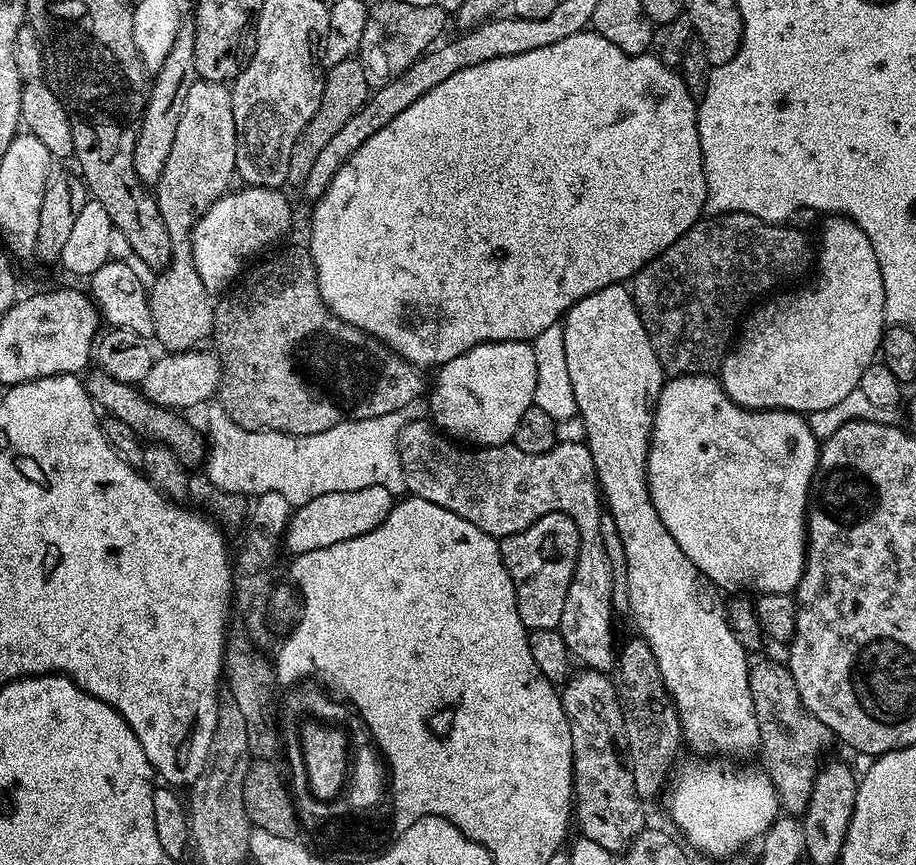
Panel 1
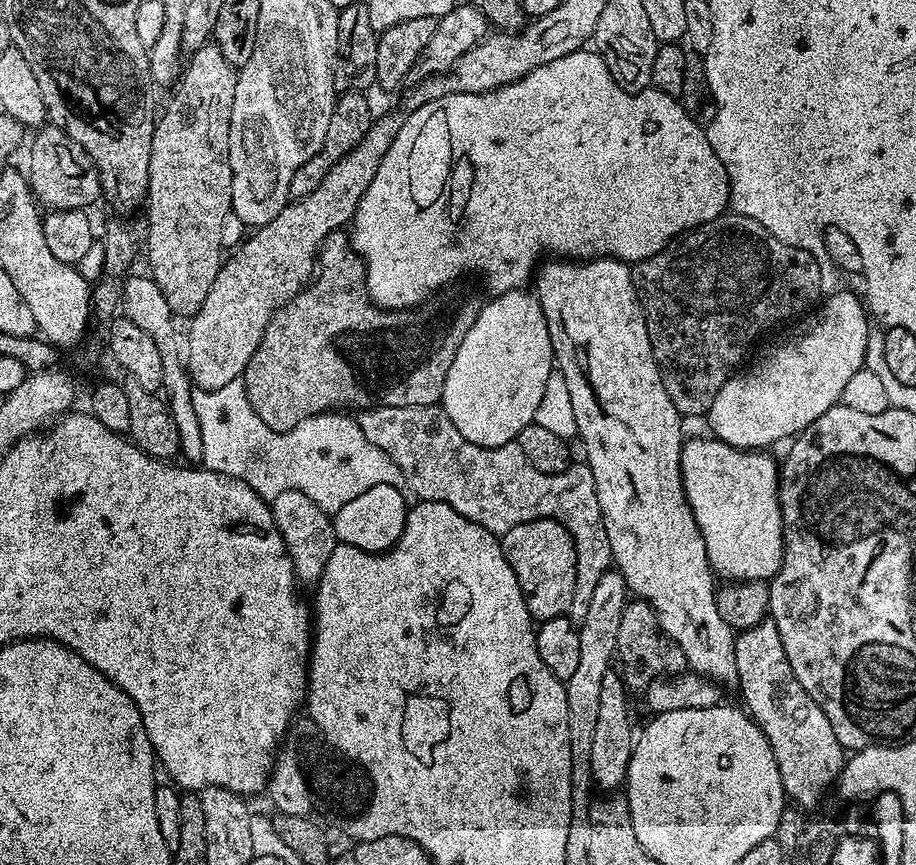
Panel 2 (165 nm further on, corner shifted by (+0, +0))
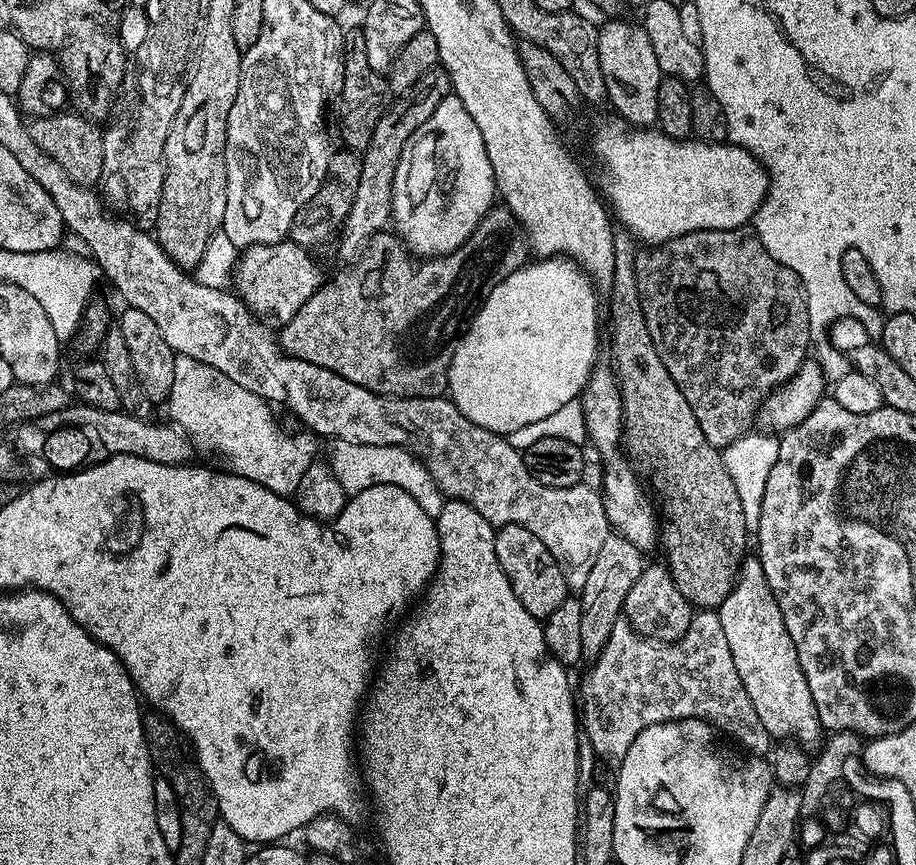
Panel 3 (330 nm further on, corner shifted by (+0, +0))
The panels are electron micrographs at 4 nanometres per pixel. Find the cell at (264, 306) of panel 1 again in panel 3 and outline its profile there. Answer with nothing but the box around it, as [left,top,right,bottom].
[278,206,529,398]

